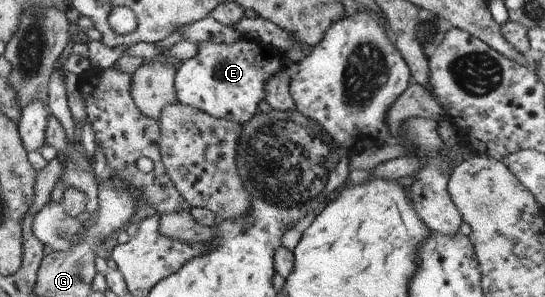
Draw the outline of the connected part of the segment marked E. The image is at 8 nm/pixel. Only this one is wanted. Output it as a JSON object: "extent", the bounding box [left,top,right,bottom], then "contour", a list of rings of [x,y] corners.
{"extent":[173,38,285,124],"contour":[[[241,38],[233,44],[199,42],[193,58],[180,62],[176,68],[173,80],[176,102],[213,118],[242,124],[251,120],[257,104],[265,100],[265,82],[285,68],[281,52],[255,39]]]}

